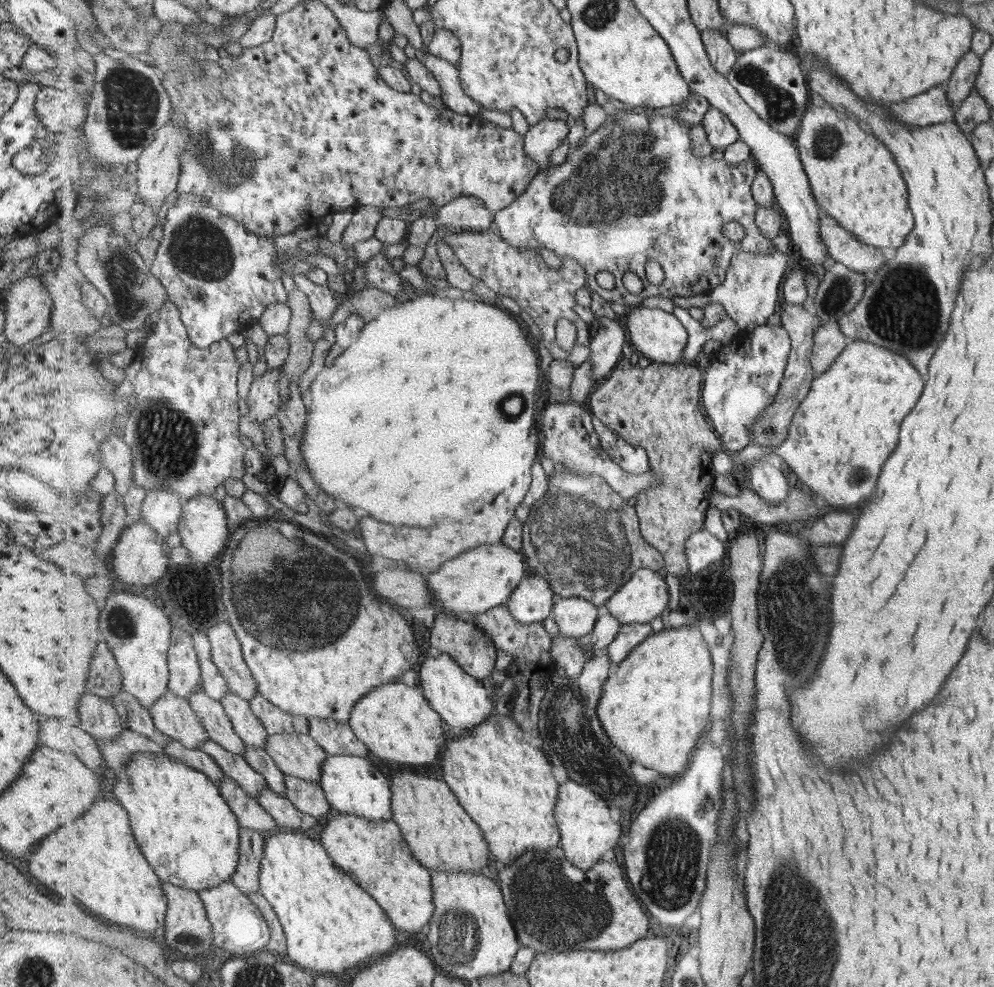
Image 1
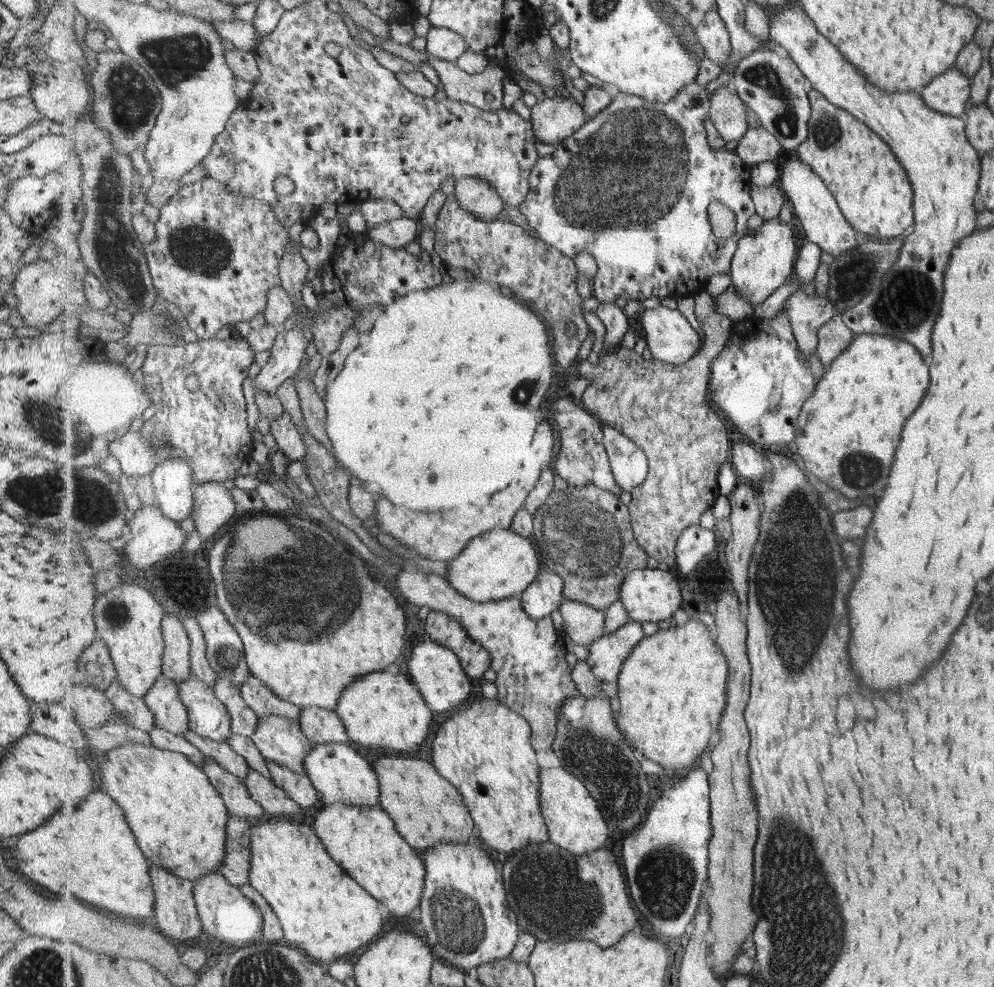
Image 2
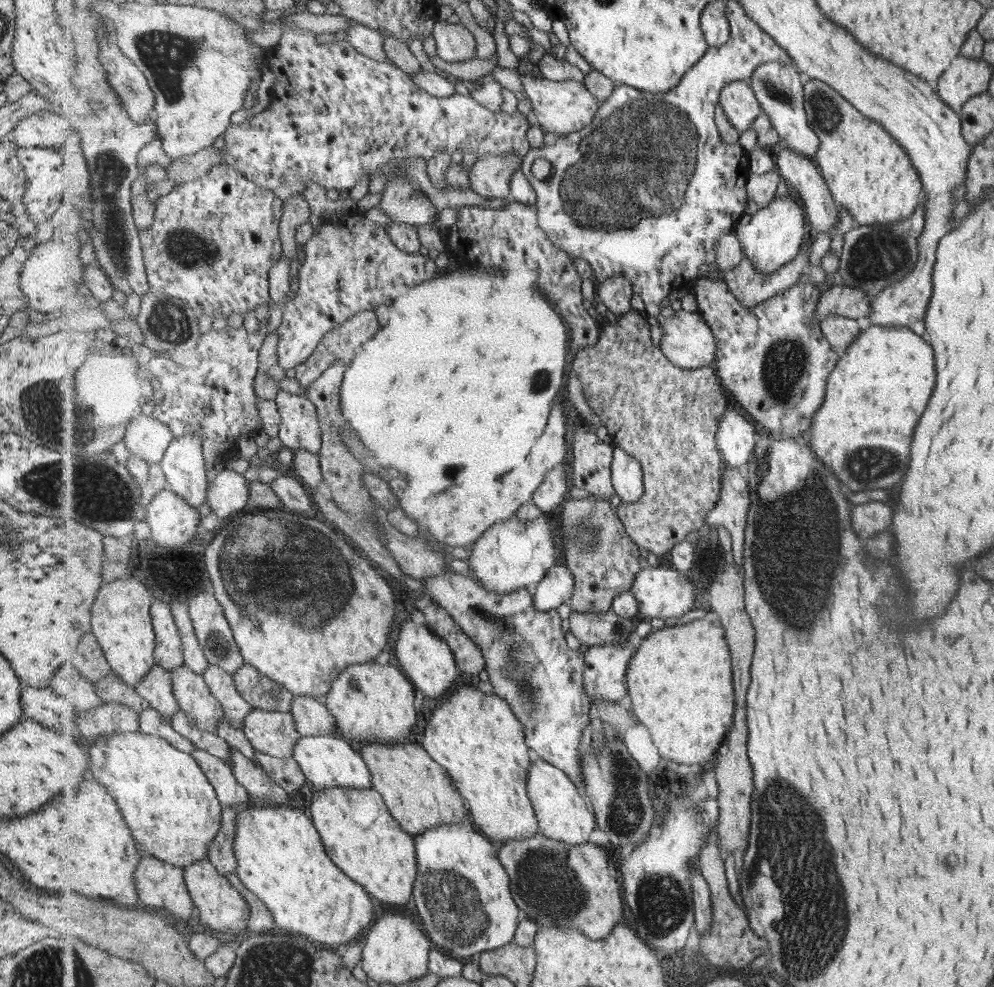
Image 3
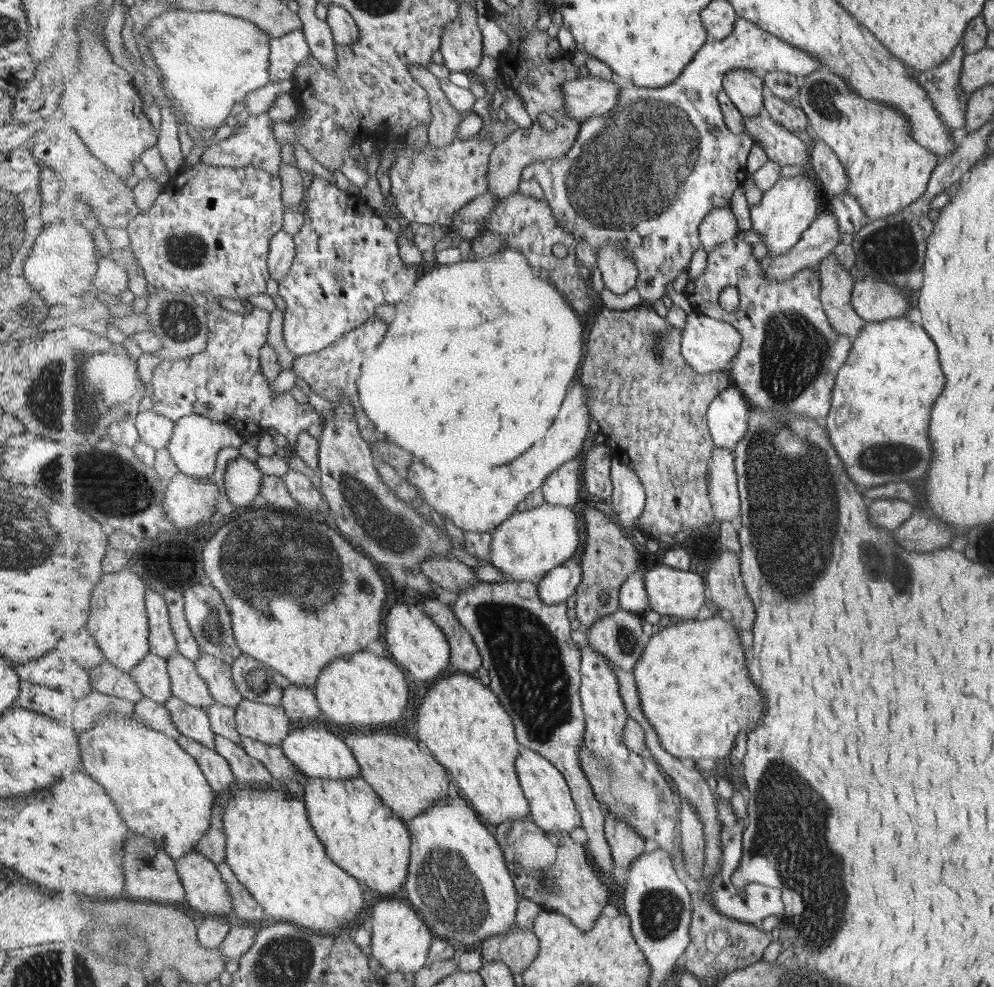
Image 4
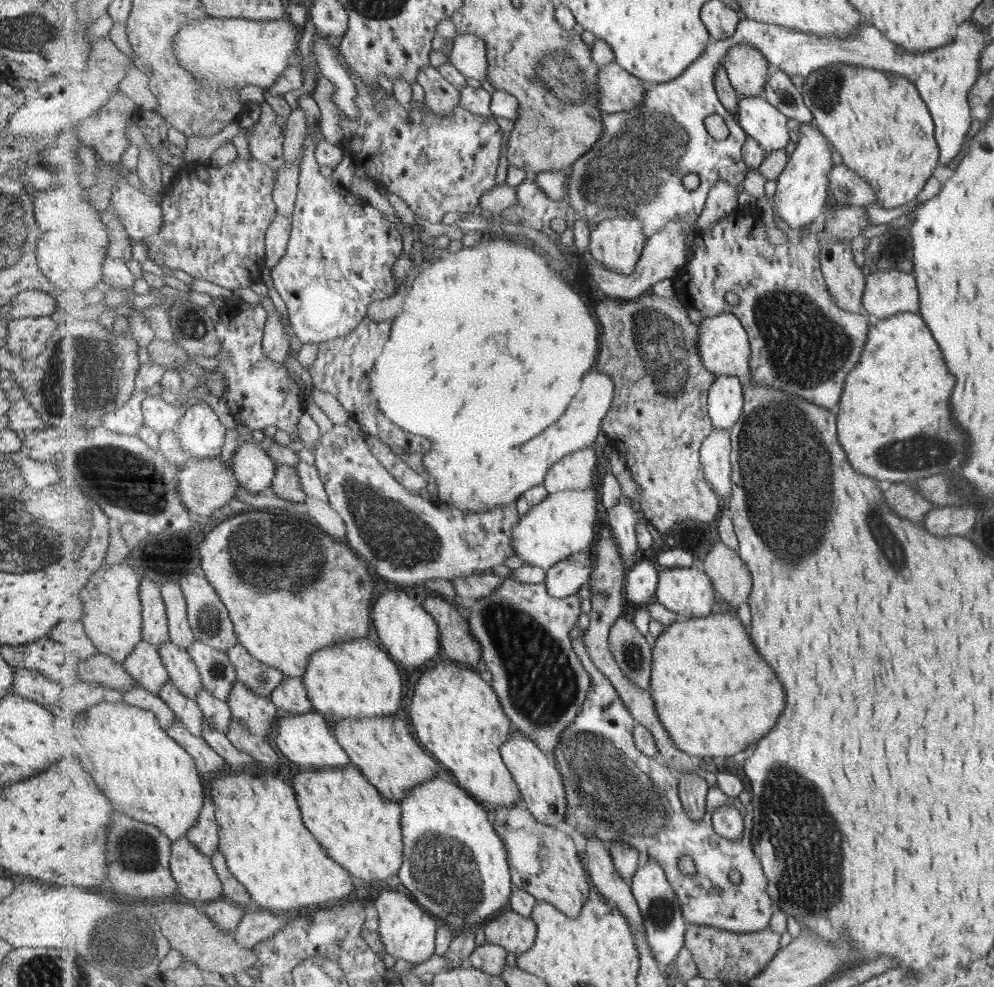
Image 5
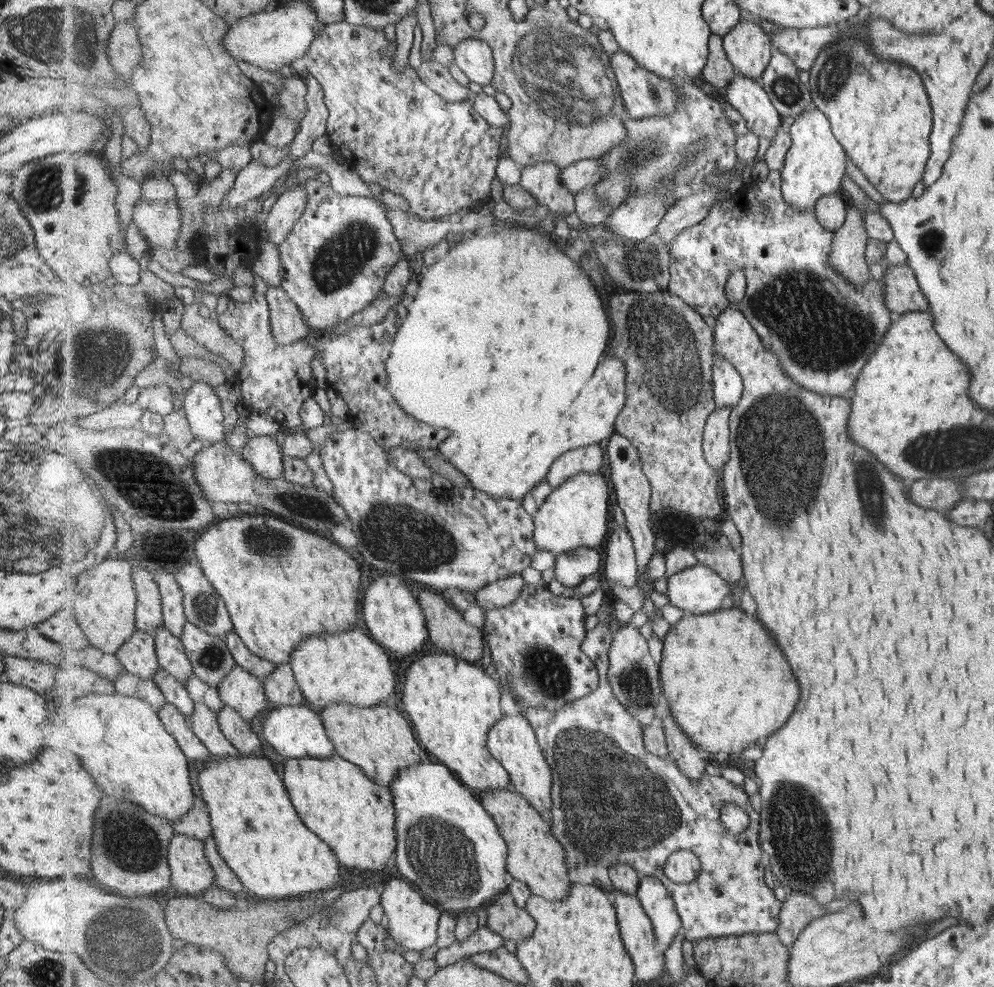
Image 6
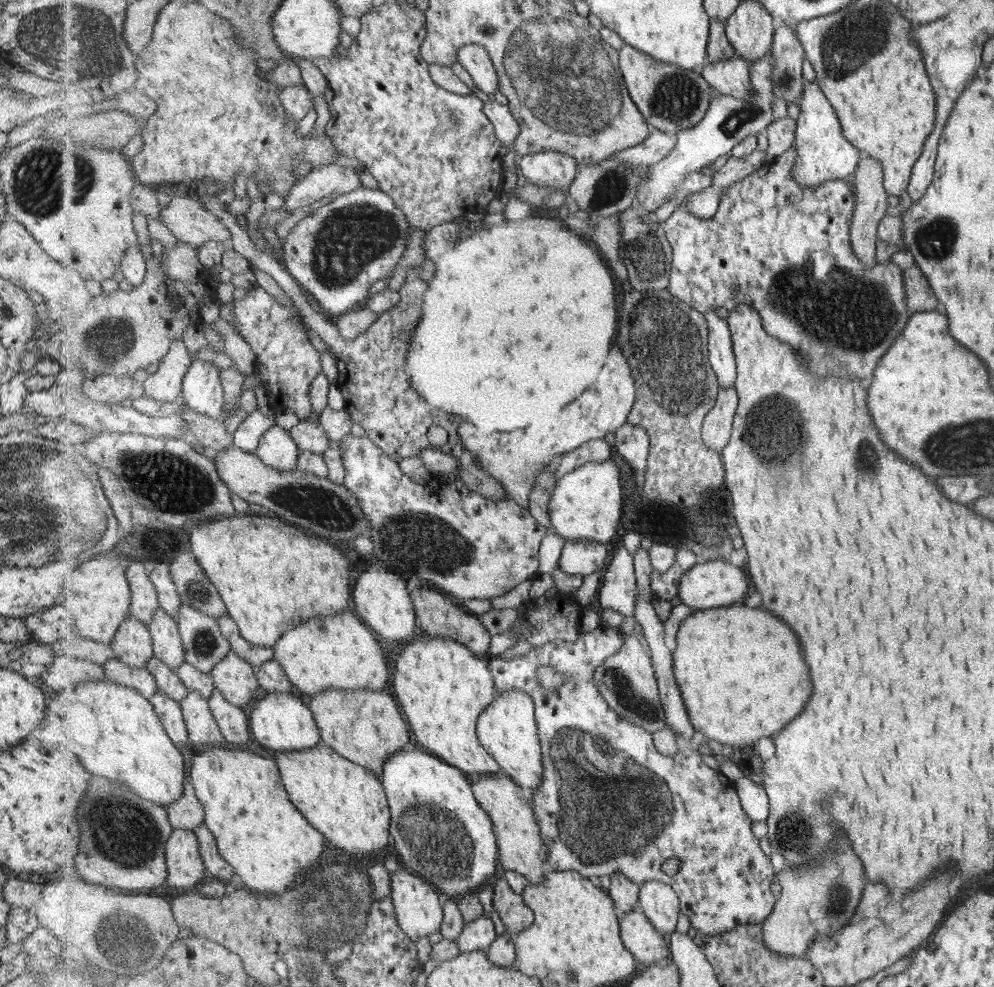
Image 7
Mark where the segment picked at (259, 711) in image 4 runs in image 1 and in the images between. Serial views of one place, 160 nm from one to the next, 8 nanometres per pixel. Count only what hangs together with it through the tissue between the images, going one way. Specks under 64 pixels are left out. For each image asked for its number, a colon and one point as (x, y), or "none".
1: (296, 754)
2: (281, 739)
3: (275, 733)

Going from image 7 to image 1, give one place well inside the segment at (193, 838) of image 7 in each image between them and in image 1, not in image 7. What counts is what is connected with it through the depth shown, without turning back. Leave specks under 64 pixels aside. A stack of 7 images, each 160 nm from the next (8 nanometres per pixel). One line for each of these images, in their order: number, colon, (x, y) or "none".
1: (239, 927)
2: (227, 914)
3: (221, 907)
4: (206, 891)
5: (198, 880)
6: (191, 871)

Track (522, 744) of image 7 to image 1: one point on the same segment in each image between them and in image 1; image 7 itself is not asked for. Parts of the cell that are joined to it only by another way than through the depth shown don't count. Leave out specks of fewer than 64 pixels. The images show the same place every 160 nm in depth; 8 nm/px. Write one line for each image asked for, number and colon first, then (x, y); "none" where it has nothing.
1: (589, 829)
2: (572, 814)
3: (564, 814)
4: (553, 807)
5: (540, 782)
6: (513, 740)

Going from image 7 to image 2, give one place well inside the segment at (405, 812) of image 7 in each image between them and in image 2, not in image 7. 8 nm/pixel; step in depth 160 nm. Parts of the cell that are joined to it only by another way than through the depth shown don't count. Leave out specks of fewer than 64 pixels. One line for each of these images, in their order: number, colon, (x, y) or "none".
2: (465, 910)
3: (463, 894)
4: (458, 878)
5: (455, 863)
6: (461, 862)

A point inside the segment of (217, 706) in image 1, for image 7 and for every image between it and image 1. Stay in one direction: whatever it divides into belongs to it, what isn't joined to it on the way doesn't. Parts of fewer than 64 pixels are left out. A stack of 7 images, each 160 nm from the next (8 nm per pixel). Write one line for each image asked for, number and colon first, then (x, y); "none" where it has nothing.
2: (210, 717)
3: (191, 689)
4: (187, 683)
5: (181, 666)
6: (171, 650)
7: (168, 646)

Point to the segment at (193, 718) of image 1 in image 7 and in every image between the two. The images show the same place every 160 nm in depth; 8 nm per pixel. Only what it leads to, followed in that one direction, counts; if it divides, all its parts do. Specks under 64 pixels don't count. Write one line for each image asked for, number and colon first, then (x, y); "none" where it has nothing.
2: (171, 714)
3: (157, 686)
4: (152, 675)
5: (145, 664)
6: (139, 656)
7: (133, 644)

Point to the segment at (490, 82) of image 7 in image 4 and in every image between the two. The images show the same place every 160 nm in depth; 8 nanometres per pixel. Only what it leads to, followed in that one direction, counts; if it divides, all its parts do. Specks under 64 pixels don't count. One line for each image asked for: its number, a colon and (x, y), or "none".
4: (462, 48)
5: (469, 53)
6: (475, 57)

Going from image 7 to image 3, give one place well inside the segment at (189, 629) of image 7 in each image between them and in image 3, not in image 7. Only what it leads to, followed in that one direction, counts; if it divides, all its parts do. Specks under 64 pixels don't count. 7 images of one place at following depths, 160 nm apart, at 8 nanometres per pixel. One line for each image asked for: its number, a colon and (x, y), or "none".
3: (222, 685)
4: (218, 674)
5: (219, 675)
6: (210, 655)

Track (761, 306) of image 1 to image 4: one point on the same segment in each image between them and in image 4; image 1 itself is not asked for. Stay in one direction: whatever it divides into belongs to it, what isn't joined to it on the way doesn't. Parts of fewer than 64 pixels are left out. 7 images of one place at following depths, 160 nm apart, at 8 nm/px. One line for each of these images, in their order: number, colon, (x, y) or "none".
2: (764, 261)
3: (774, 235)
4: (789, 208)

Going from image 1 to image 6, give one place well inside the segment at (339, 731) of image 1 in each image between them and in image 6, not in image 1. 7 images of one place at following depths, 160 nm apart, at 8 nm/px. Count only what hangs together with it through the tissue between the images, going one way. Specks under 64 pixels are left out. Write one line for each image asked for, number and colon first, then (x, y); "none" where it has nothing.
2: (321, 725)
3: (313, 718)
4: (301, 704)
5: (291, 695)
6: (282, 689)

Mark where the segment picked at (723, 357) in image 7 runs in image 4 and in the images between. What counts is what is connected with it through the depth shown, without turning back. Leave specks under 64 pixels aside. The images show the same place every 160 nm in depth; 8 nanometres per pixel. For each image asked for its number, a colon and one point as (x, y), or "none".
4: (728, 416)
5: (726, 403)
6: (728, 383)

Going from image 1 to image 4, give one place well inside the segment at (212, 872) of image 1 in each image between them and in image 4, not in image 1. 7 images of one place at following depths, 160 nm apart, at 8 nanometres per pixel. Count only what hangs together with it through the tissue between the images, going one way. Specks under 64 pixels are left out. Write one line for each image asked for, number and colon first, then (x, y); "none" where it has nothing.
2: (180, 819)
3: (173, 810)
4: (163, 794)

